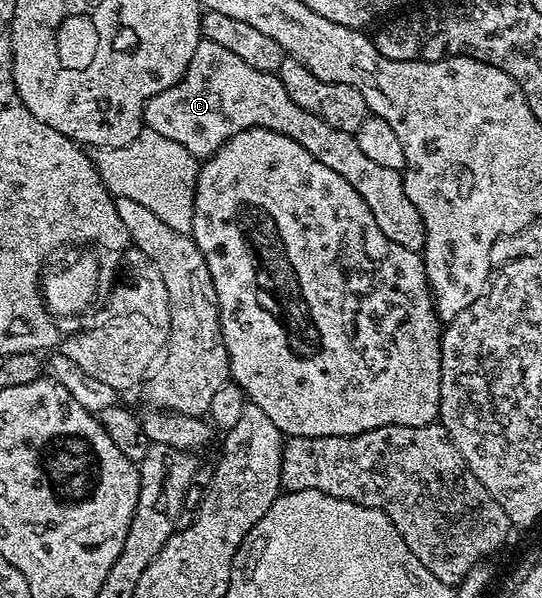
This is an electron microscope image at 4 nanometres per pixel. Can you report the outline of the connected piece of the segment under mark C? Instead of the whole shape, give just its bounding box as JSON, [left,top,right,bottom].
[144,38,424,252]

